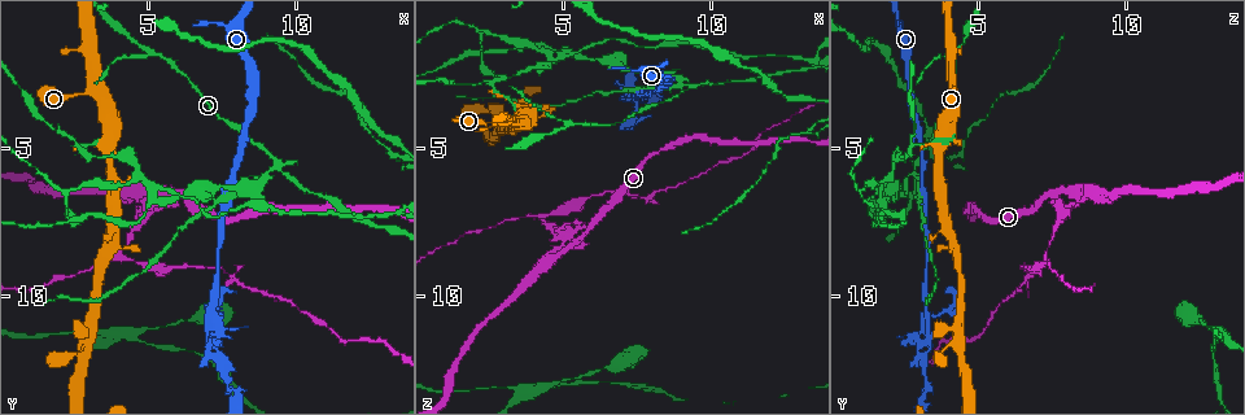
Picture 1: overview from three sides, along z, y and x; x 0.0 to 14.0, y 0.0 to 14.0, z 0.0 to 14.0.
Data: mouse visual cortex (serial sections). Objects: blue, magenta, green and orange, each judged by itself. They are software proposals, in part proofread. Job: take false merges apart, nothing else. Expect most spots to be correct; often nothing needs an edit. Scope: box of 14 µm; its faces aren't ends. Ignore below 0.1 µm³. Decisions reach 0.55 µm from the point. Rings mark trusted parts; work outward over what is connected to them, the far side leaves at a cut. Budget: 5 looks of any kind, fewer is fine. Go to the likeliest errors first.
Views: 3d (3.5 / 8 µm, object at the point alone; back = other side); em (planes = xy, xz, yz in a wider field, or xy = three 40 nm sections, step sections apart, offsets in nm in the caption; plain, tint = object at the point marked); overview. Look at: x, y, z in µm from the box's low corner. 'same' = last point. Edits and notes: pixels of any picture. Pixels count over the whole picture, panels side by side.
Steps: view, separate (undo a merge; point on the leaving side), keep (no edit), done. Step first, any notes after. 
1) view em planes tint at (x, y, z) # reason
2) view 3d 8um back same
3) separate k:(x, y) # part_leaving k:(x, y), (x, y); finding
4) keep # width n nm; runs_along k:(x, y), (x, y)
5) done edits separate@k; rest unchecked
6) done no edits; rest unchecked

view 3d 3.5um at (9.0, 5.9, 2.8) # small branch off a trunk

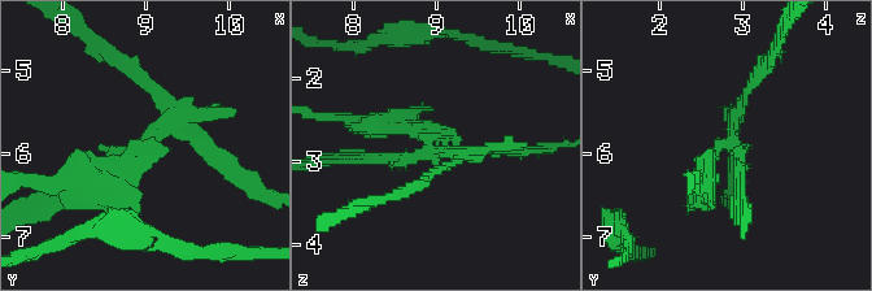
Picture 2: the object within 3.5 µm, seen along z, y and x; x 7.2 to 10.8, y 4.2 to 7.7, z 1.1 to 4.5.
view em xy step 5 tint at (9.00, 5.85, 2.85)

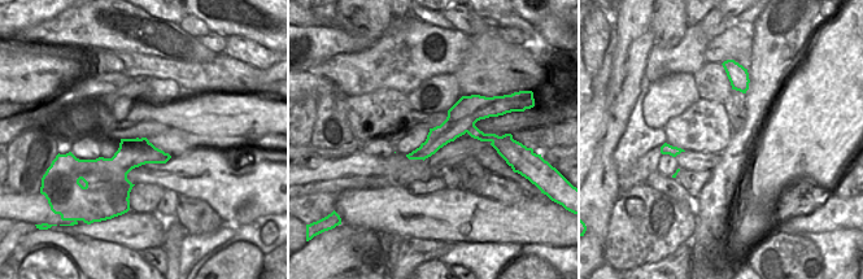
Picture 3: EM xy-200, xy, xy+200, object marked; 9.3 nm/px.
separate 2:(419, 155) # a second cell is stuck on

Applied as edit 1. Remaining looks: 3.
view overview # redraw

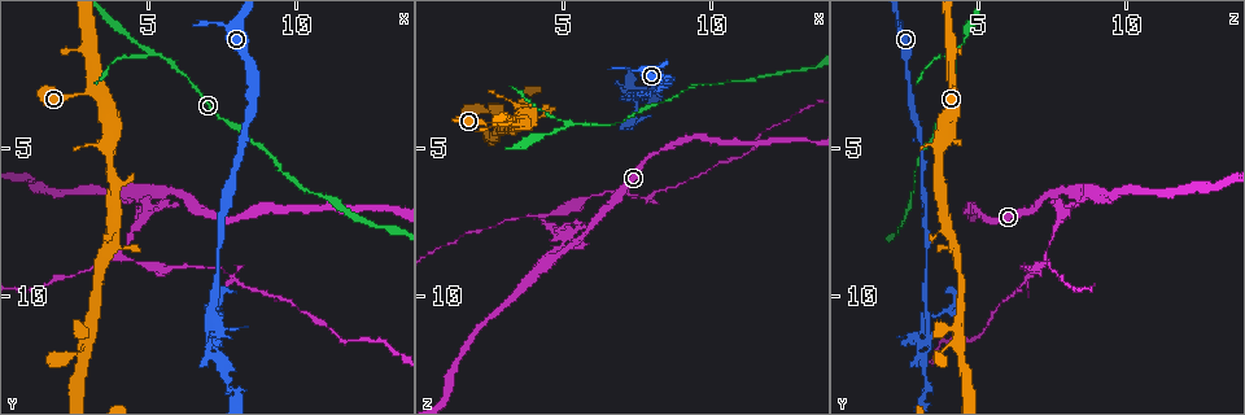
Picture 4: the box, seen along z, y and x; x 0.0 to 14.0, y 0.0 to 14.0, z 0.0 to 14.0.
view 3d 8um back at (5.2, 6.5, 8.3) # two arms in line, one across

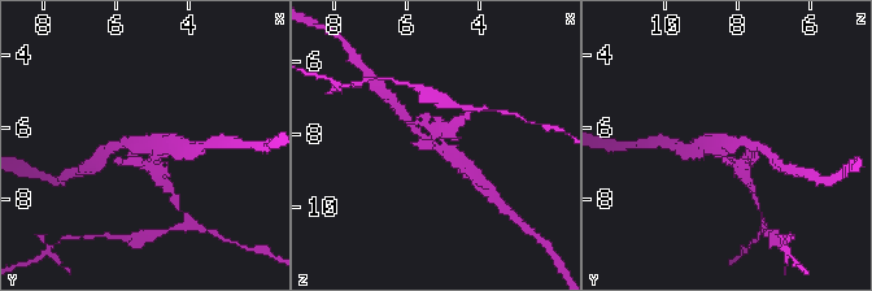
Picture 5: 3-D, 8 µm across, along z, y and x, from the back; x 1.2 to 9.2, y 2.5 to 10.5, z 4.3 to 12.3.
view em xy step 3 tint at (5.3, 6.6, 8.3) # need the tissue

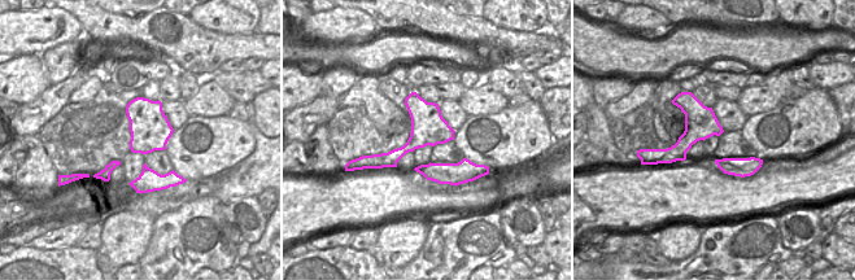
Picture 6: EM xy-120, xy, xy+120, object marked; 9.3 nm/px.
separate 5:(435, 127) # part_leaving 5:(443, 143), (444, 126), (465, 118); two cells meet here

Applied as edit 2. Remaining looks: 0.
done edits separate@2, separate@5; rest unchecked

